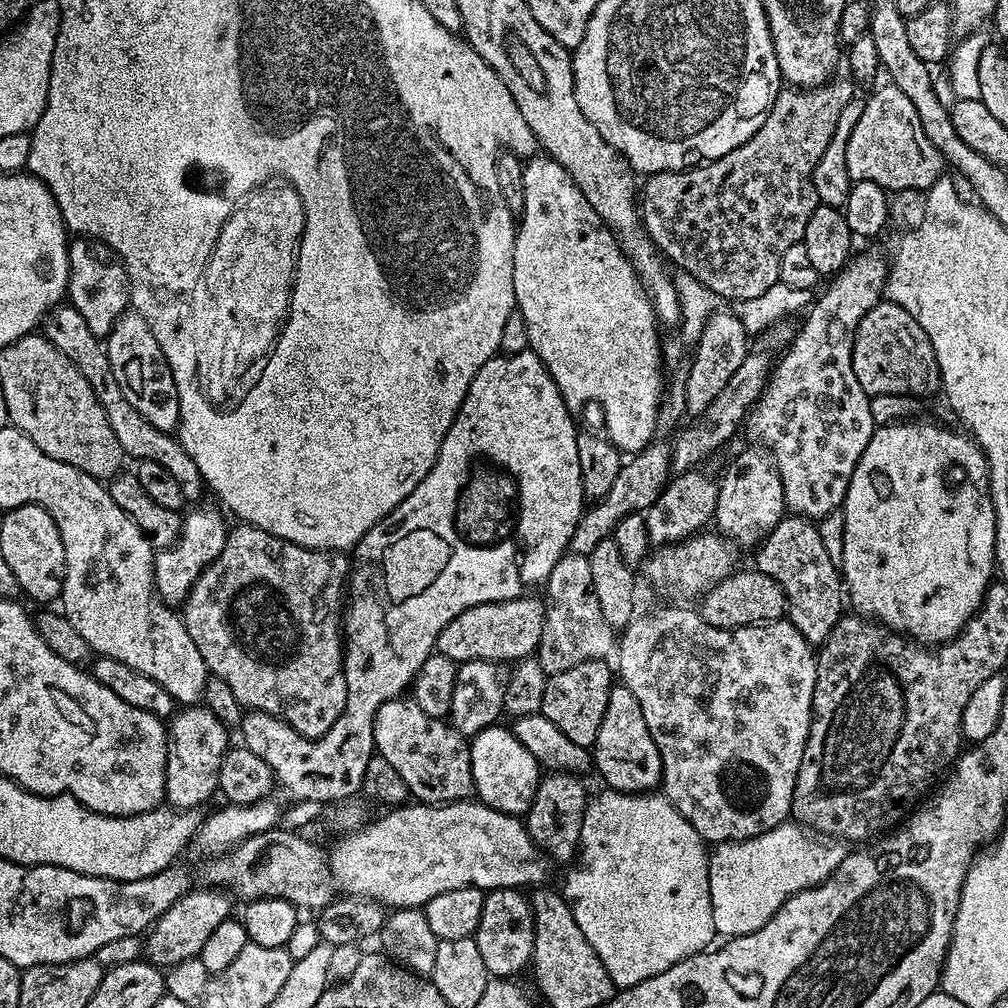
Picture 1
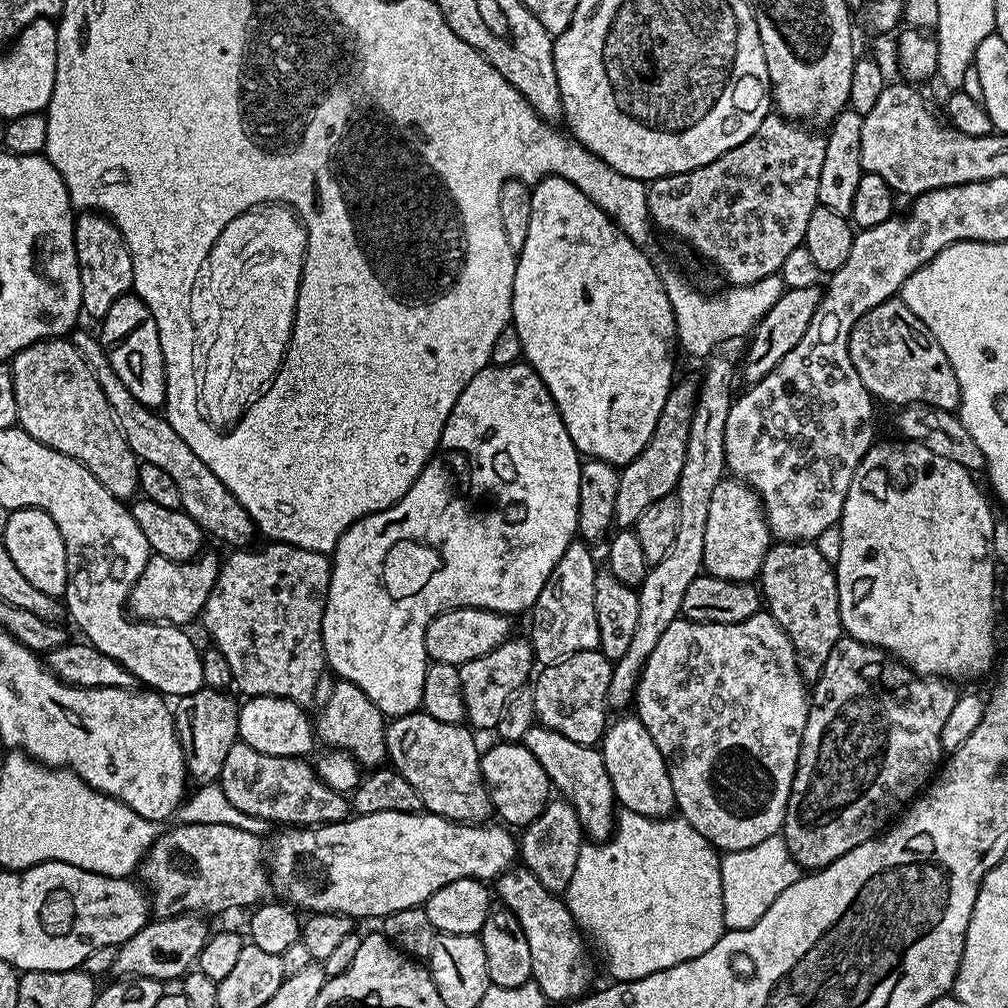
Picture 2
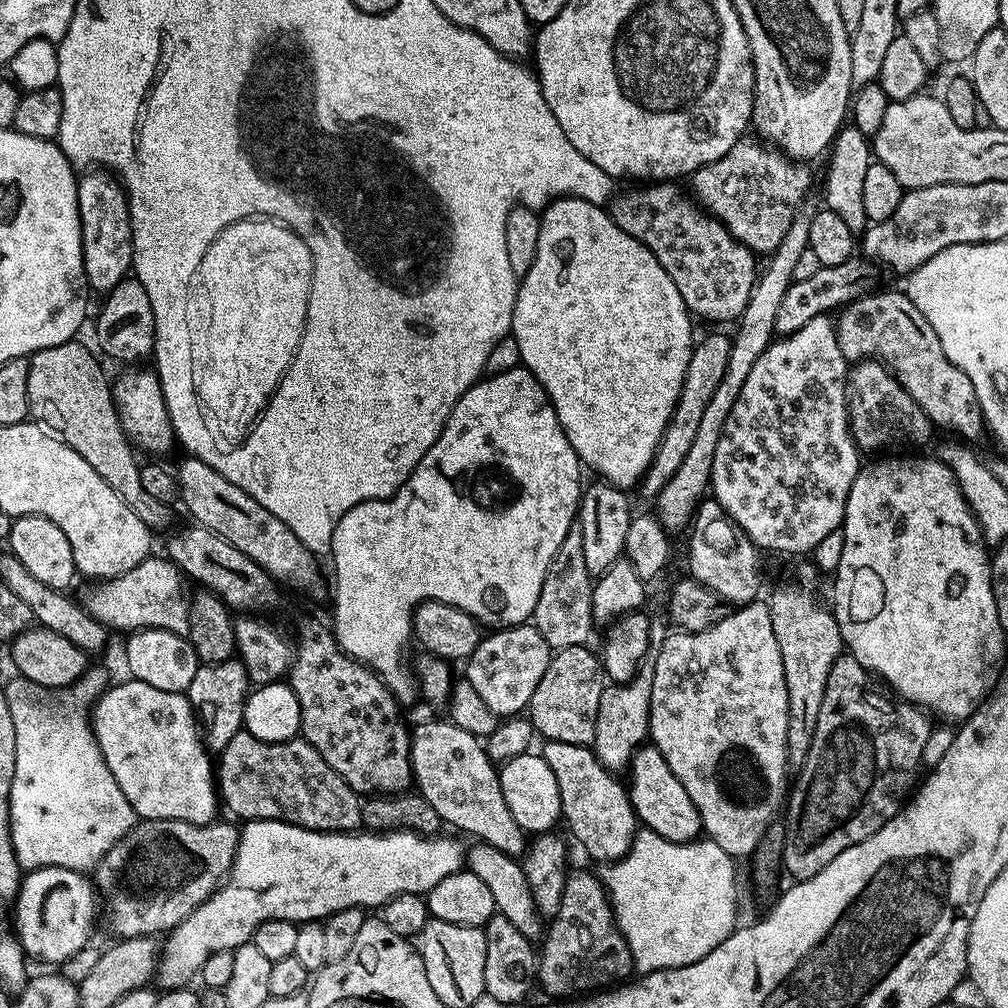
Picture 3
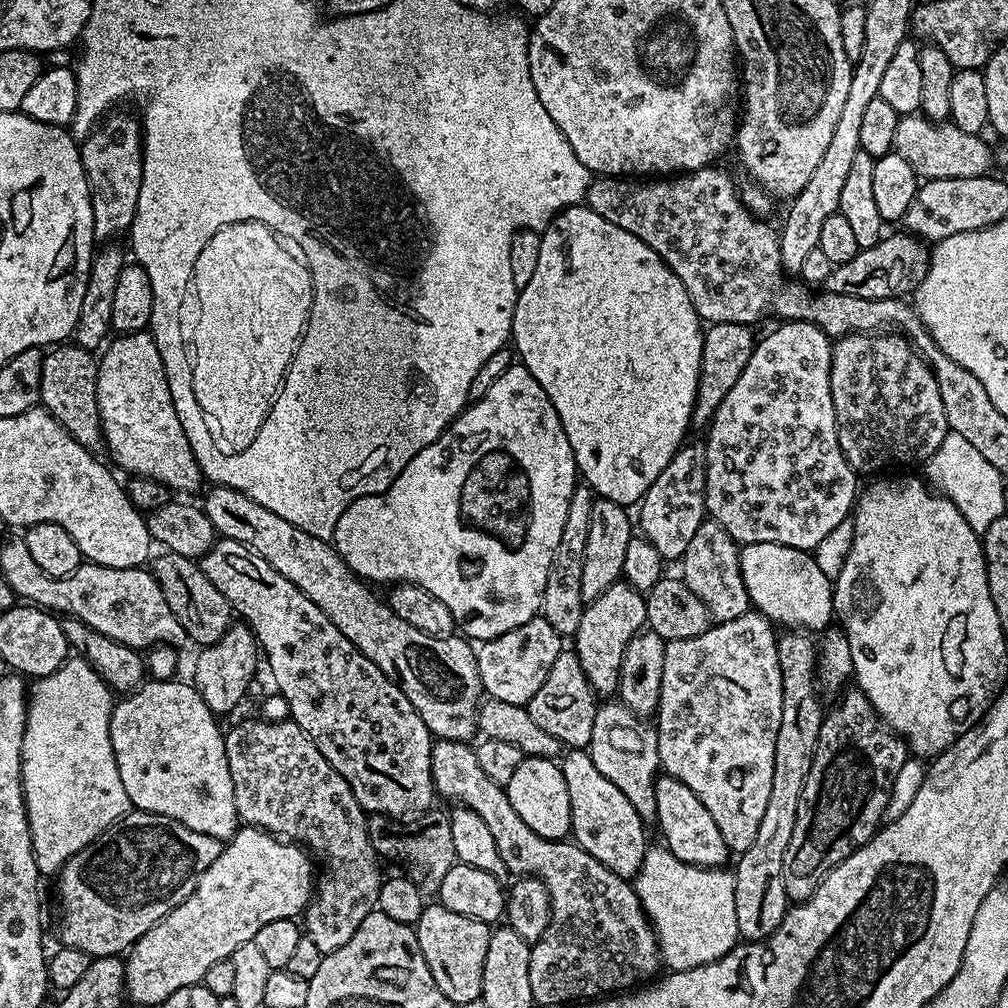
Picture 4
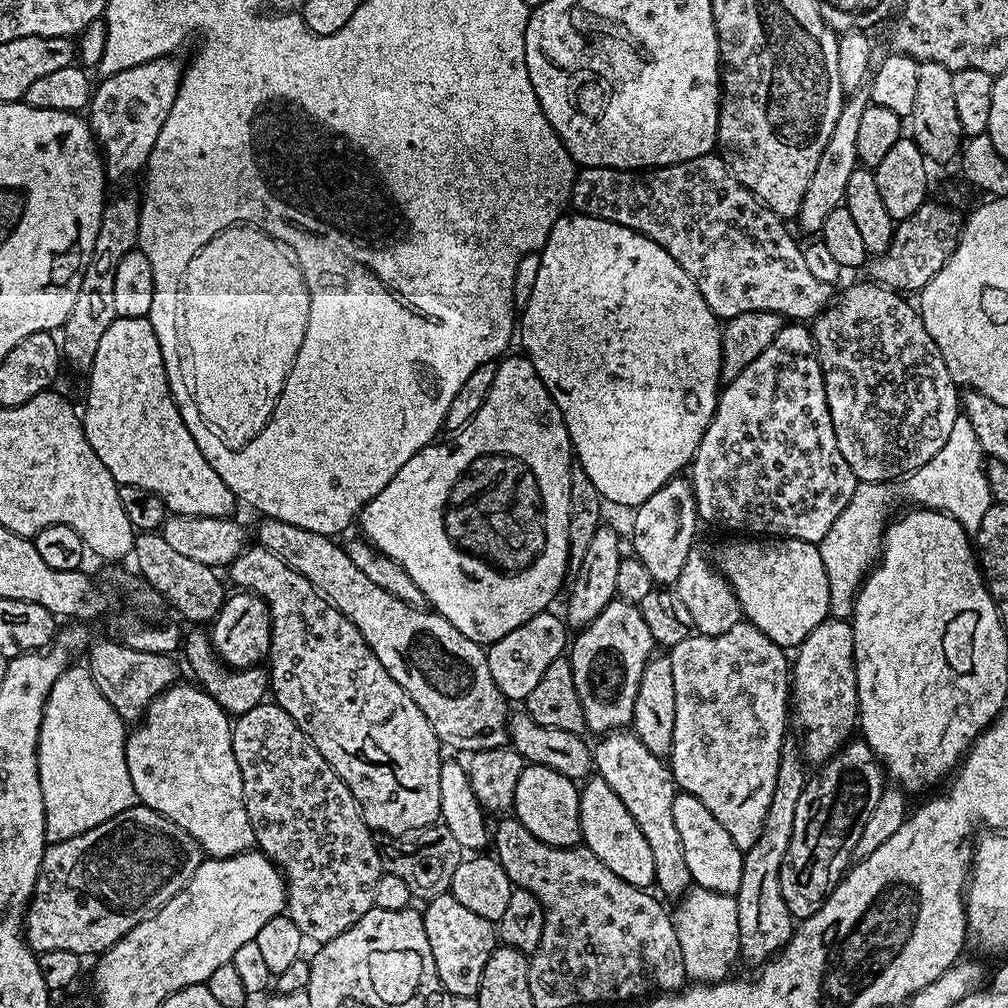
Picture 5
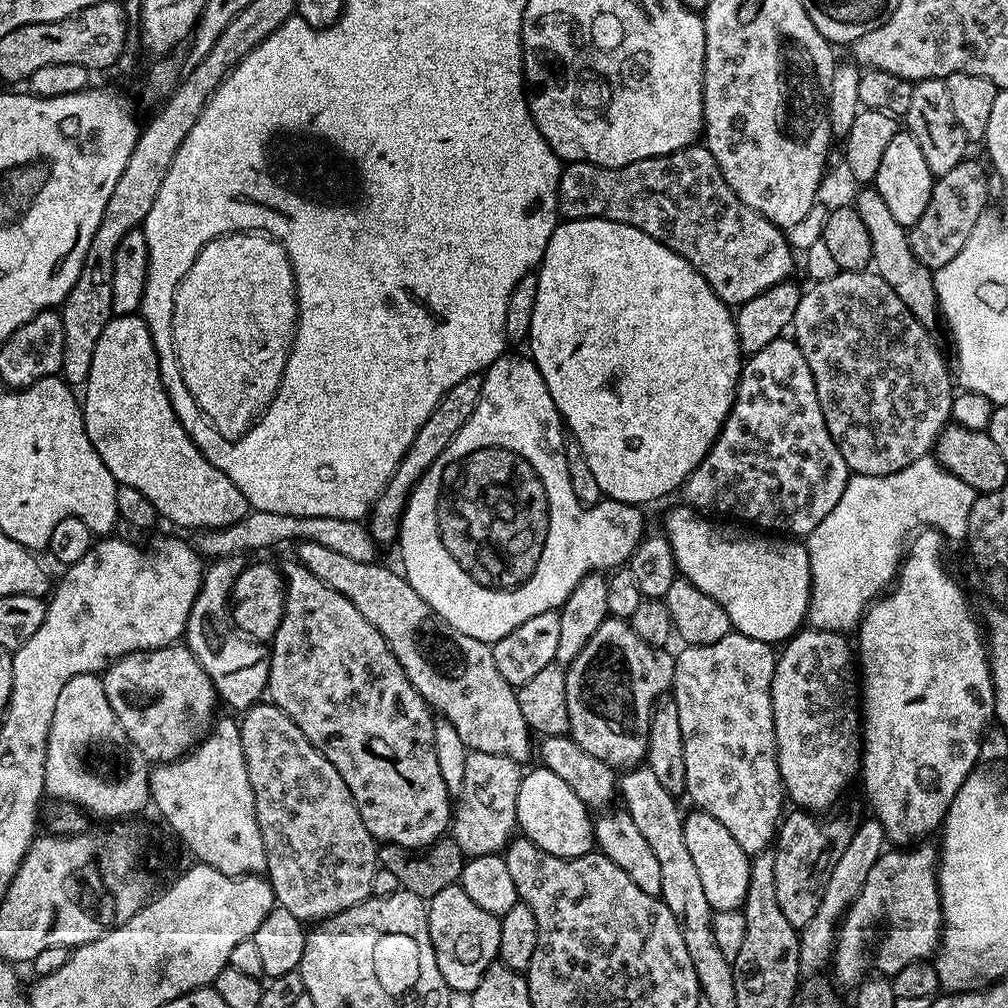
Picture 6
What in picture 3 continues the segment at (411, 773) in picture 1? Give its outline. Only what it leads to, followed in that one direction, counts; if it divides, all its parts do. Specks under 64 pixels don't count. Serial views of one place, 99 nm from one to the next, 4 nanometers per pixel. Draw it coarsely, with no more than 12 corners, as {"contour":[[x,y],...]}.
{"contour":[[444,720],[411,729],[415,791],[445,825],[523,857],[484,740]]}

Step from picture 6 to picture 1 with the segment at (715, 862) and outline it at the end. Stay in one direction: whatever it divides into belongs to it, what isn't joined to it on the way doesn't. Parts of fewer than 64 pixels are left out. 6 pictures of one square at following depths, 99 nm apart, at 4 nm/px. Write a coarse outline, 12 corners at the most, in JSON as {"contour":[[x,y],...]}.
{"contour":[[613,687],[594,768],[613,792],[661,783],[638,698]]}

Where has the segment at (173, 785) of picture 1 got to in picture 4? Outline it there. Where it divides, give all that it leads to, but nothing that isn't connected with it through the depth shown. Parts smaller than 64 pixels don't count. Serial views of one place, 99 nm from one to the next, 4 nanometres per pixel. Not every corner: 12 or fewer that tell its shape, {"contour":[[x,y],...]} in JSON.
{"contour":[[247,624],[201,647],[190,680],[217,714],[243,702],[262,664]]}

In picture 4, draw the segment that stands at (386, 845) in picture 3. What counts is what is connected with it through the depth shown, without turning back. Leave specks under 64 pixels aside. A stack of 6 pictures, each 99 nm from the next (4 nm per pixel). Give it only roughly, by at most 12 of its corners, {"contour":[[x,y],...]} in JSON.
{"contour":[[241,827],[196,892],[132,945],[127,999],[201,983],[299,917],[314,860]]}

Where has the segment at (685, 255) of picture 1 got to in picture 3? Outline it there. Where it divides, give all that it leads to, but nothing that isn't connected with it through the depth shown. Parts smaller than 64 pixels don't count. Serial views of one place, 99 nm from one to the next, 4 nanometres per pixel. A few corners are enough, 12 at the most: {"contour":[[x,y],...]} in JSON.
{"contour":[[745,134],[690,192],[751,252],[771,254],[811,167]]}

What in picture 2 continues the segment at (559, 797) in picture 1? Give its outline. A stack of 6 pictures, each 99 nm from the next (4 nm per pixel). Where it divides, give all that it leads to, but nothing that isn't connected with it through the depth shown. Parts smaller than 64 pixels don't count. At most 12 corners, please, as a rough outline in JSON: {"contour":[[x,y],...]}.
{"contour":[[549,799],[523,825],[518,856],[546,890],[567,893],[586,837],[574,806]]}

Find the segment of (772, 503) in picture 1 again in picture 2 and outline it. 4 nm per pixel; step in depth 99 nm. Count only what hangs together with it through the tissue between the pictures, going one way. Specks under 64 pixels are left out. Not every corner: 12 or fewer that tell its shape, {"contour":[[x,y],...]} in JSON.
{"contour":[[720,480],[704,572],[755,581],[774,537],[760,495]]}

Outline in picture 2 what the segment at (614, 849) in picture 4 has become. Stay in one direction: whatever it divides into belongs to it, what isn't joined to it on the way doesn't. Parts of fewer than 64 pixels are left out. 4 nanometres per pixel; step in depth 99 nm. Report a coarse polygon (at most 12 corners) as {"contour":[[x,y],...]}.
{"contour":[[543,726],[522,742],[574,806],[585,837],[609,840],[618,801],[603,751]]}

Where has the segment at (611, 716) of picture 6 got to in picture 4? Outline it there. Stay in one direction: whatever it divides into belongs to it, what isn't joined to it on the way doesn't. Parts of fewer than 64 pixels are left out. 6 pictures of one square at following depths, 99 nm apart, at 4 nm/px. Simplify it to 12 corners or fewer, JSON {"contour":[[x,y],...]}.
{"contour":[[626,582],[585,603],[574,650],[601,697],[647,625],[645,593]]}

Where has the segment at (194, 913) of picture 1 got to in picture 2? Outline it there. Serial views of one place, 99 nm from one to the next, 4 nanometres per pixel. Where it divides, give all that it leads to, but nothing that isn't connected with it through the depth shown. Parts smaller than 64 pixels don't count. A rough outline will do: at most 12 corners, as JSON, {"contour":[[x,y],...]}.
{"contour":[[200,914],[153,919],[117,947],[111,971],[179,981],[210,928]]}

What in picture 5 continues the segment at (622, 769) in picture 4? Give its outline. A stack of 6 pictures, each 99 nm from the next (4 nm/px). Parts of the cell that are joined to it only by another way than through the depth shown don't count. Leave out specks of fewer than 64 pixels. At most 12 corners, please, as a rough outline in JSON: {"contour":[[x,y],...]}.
{"contour":[[632,730],[599,737],[594,768],[654,857],[655,887],[693,887],[672,769]]}

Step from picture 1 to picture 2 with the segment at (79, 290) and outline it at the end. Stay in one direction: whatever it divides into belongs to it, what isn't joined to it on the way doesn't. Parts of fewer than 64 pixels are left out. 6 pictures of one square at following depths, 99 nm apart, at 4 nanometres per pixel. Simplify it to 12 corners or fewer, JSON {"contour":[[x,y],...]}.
{"contour":[[75,217],[82,312],[99,322],[132,286],[111,218]]}

